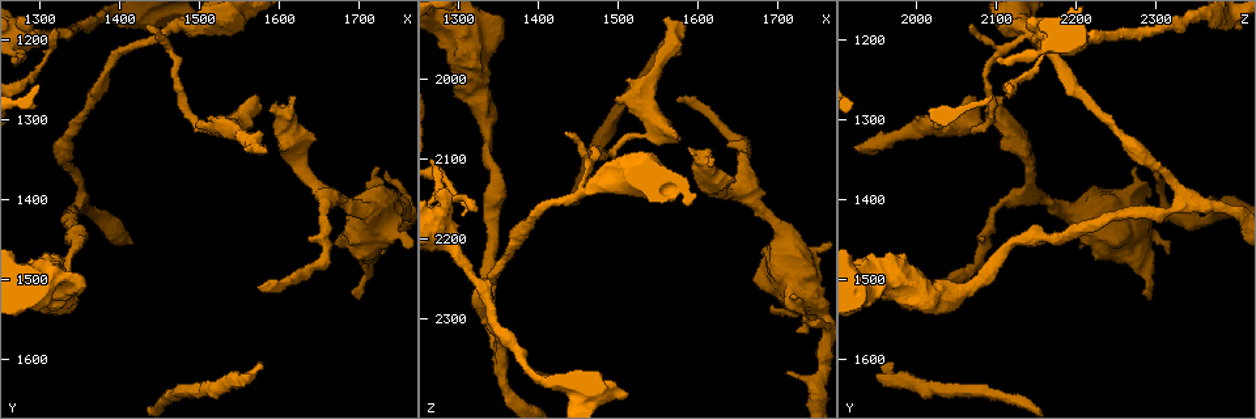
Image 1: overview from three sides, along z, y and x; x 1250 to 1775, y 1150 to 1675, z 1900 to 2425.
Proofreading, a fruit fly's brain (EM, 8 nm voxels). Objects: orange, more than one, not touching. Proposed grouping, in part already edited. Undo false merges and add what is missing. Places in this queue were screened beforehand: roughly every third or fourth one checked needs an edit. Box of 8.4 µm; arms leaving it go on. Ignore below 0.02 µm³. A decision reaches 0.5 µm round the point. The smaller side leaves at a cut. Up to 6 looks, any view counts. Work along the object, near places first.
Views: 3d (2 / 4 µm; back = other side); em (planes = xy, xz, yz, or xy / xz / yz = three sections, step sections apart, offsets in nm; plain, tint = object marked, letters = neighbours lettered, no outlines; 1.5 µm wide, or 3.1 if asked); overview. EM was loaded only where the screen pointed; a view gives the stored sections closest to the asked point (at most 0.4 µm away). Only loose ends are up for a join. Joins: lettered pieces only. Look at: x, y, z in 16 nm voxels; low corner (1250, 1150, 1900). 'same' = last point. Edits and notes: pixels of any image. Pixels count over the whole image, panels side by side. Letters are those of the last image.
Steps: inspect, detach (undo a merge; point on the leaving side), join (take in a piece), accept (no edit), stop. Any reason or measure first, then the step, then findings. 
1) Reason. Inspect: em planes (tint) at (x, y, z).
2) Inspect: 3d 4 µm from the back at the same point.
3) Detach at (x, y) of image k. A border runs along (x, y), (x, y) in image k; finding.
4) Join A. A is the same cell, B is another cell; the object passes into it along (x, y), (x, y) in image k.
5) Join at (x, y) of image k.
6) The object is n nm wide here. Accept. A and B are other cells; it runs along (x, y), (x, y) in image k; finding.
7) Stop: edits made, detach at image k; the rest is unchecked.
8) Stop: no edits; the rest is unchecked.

Abrupt turn. Inspect: 3d 4 µm at (1305, 1195, 2145).

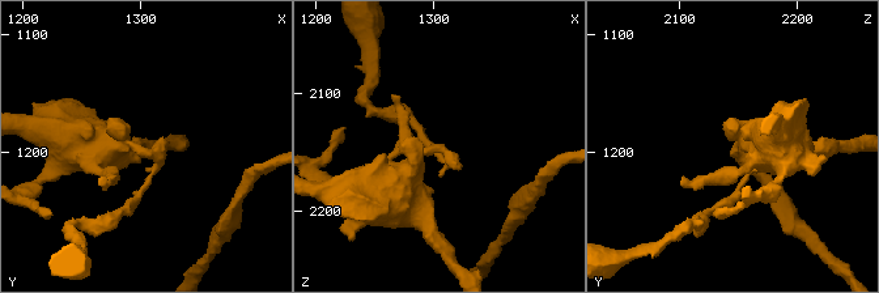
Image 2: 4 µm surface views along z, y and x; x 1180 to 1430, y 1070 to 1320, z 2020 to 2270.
Inspect: em planes (tint) at (1304, 1198, 2150).

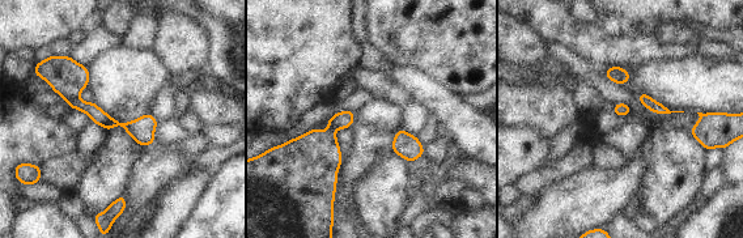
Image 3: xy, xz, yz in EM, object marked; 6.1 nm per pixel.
Inspect: em planes (letters) at the same point.

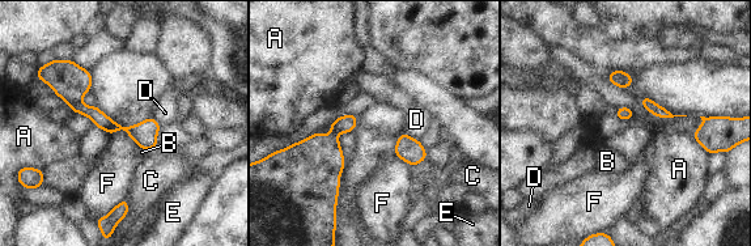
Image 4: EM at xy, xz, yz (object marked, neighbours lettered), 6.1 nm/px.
Detach at (100, 119) of image 4. A, B, C, D, E and F are other cells; a border runs along (80, 101), (68, 105) in image 4; a second neuron is stuck on.

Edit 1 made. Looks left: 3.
Inspect: overview.

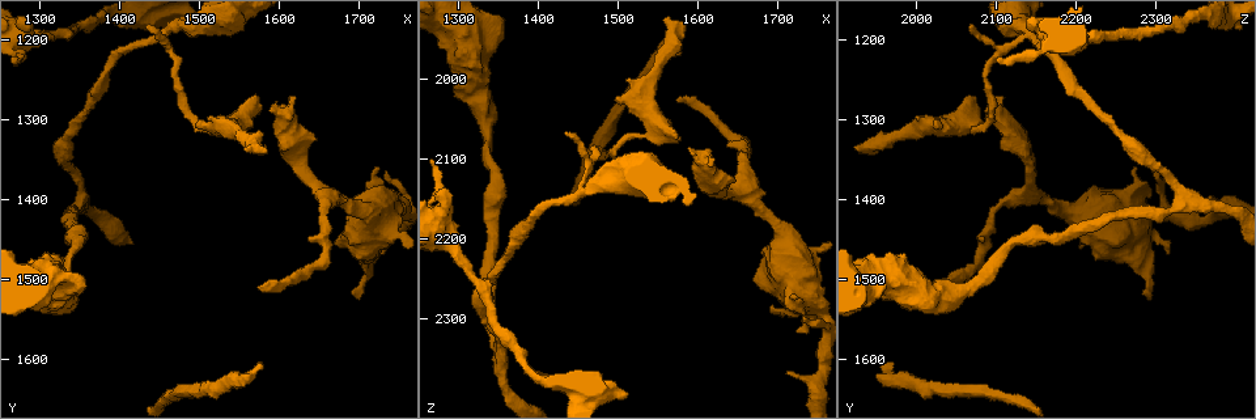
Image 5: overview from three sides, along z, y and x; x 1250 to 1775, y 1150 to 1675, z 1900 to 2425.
A narrow waist. Inspect: 3d 4 µm at (1660, 1420, 2090).

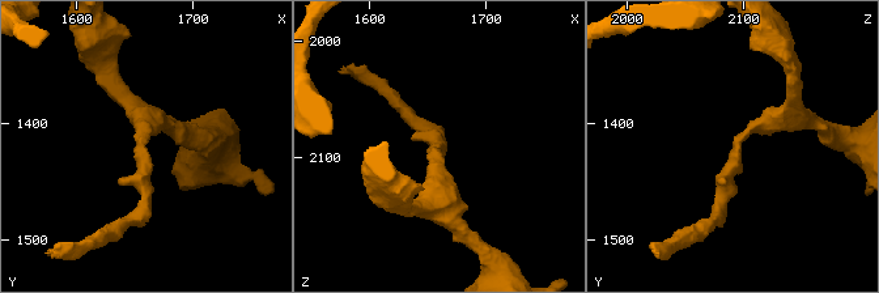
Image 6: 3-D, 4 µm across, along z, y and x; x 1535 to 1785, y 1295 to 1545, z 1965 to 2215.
Now the EM. Inspect: em xy step 4 (letters) at (1658, 1420, 2092).

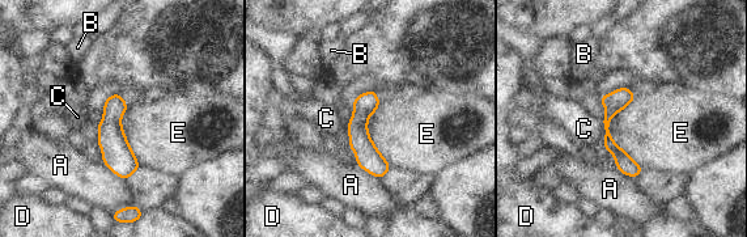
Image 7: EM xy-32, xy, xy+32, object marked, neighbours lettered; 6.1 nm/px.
The longest contact is with E, 420 nm. Accept. A, B, C, D and E are other cells; it runs along (622, 91), (607, 118), (607, 139), (635, 173) in image 7; one neuron here.

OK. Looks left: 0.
Stop: edits made, detach at image 4; the rest is unchecked.

